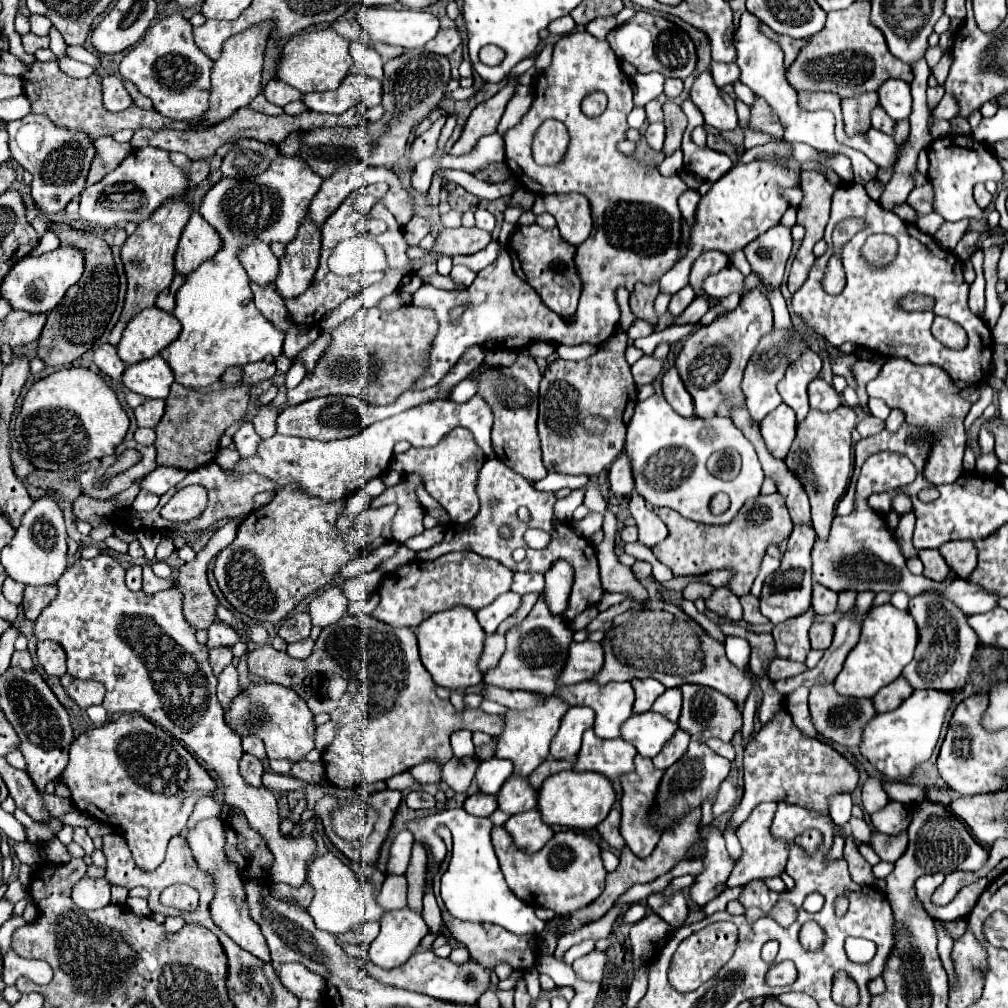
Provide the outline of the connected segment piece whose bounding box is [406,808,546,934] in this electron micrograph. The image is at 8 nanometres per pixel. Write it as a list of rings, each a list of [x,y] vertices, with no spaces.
[[[448,808],[430,816],[408,820],[406,830],[414,834],[414,840],[418,844],[428,848],[428,834],[436,834],[438,824],[446,824],[454,838],[454,850],[446,870],[446,880],[442,880],[442,900],[448,912],[458,920],[498,924],[514,934],[540,934],[546,924],[540,918],[536,918],[534,908],[518,900],[504,882],[490,840],[490,820],[470,816],[468,812],[464,812],[464,808]]]

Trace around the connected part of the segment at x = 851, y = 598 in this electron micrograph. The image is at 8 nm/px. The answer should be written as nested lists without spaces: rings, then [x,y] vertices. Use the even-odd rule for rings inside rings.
[[[842,592],[838,596],[838,612],[848,612],[856,602],[856,592]]]

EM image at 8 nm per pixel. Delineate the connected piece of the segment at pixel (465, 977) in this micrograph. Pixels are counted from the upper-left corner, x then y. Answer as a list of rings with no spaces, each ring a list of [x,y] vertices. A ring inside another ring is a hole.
[[[432,950],[416,952],[400,968],[392,968],[392,970],[382,970],[382,968],[374,966],[370,960],[366,960],[366,970],[384,984],[420,992],[420,994],[428,994],[432,998],[438,998],[444,1002],[456,1002],[456,1004],[476,1004],[478,998],[490,986],[490,970],[484,968],[482,964],[478,964],[476,960],[468,960],[464,964],[454,964],[448,958],[438,958]]]

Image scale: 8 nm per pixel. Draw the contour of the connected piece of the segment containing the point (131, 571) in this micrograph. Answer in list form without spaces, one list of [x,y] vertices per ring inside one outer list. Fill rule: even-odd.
[[[132,566],[126,572],[126,586],[130,590],[140,590],[142,588],[142,568],[140,566]]]

